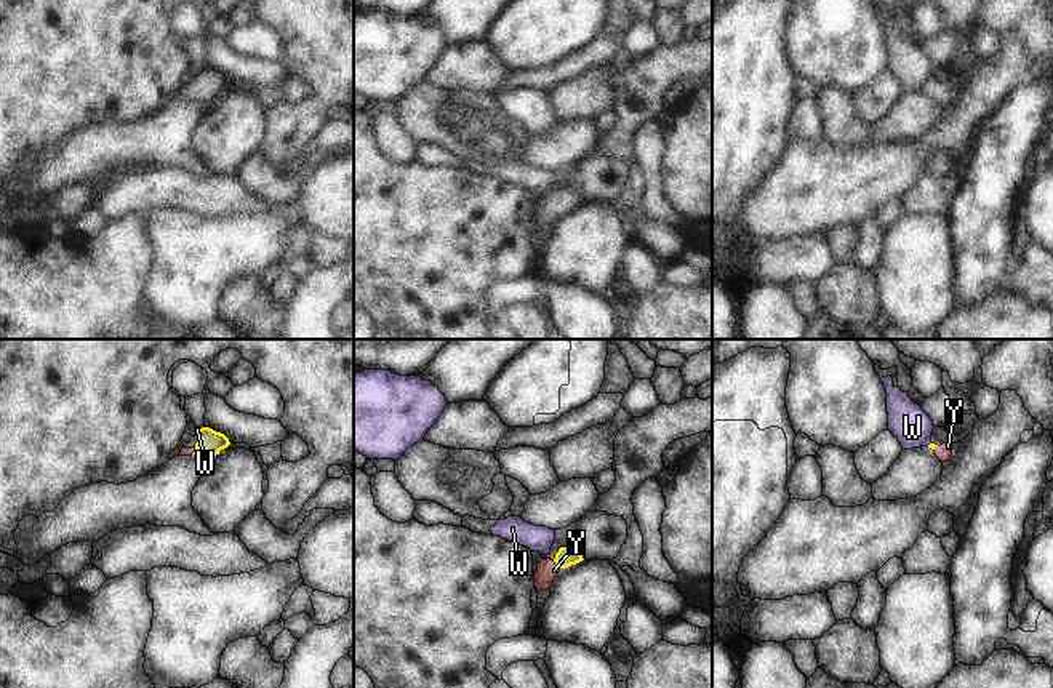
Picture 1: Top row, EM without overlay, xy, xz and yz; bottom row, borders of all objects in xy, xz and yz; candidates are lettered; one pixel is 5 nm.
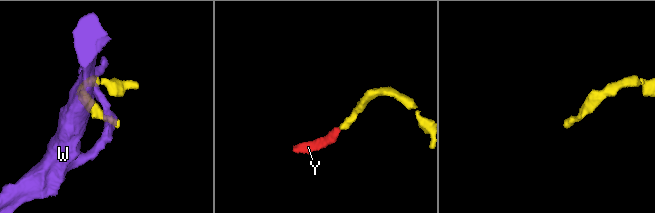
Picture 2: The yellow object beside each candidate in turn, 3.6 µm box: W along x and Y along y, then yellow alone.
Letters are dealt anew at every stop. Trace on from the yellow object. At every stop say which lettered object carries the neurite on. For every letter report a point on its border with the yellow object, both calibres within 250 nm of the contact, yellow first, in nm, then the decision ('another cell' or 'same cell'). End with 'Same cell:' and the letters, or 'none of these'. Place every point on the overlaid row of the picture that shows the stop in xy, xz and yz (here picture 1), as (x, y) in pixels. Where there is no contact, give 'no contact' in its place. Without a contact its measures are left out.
W: no contact | another cell
Y: xz (556, 564) | 100/100 nm | same cell
Same cell: Y

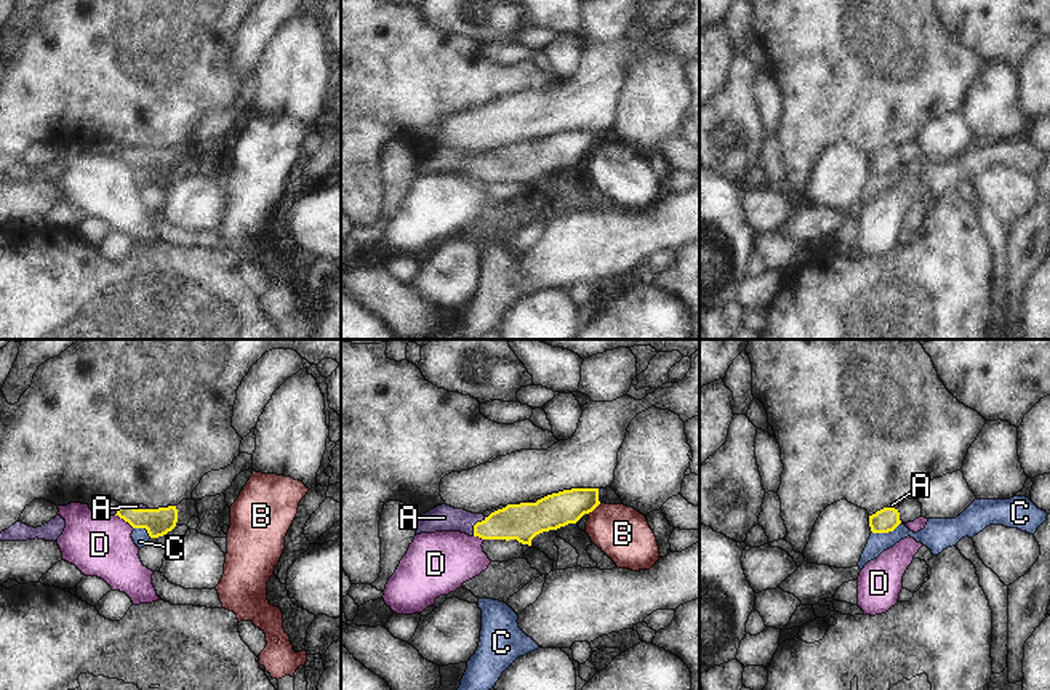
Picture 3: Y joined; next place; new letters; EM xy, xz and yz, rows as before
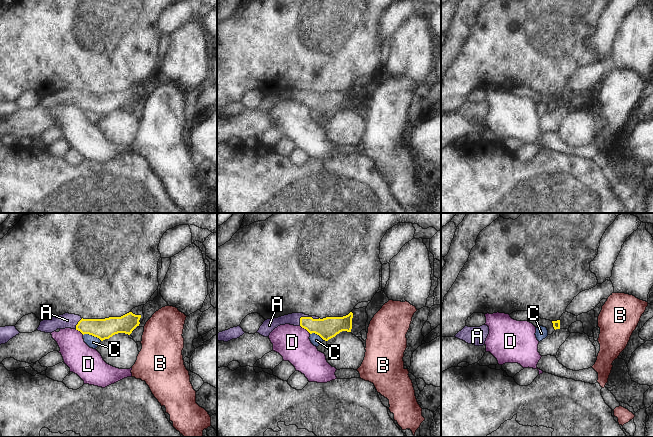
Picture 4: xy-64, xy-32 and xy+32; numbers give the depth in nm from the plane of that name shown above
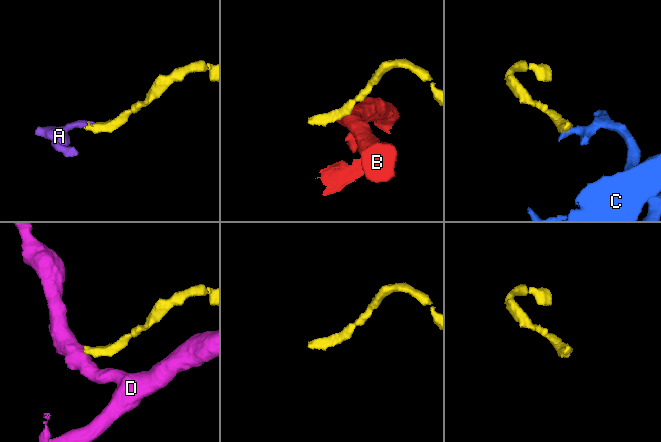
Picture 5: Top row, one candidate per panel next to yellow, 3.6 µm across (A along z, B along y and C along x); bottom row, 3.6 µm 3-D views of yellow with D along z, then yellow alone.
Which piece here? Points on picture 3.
A: xz (474, 525) | 190/130 nm | same cell
B: xz (594, 508) | 170/280 nm | another cell
C: yz (885, 532) | 120/140 nm | another cell
D: xy (125, 521) | 140/320 nm | another cell
Same cell: A

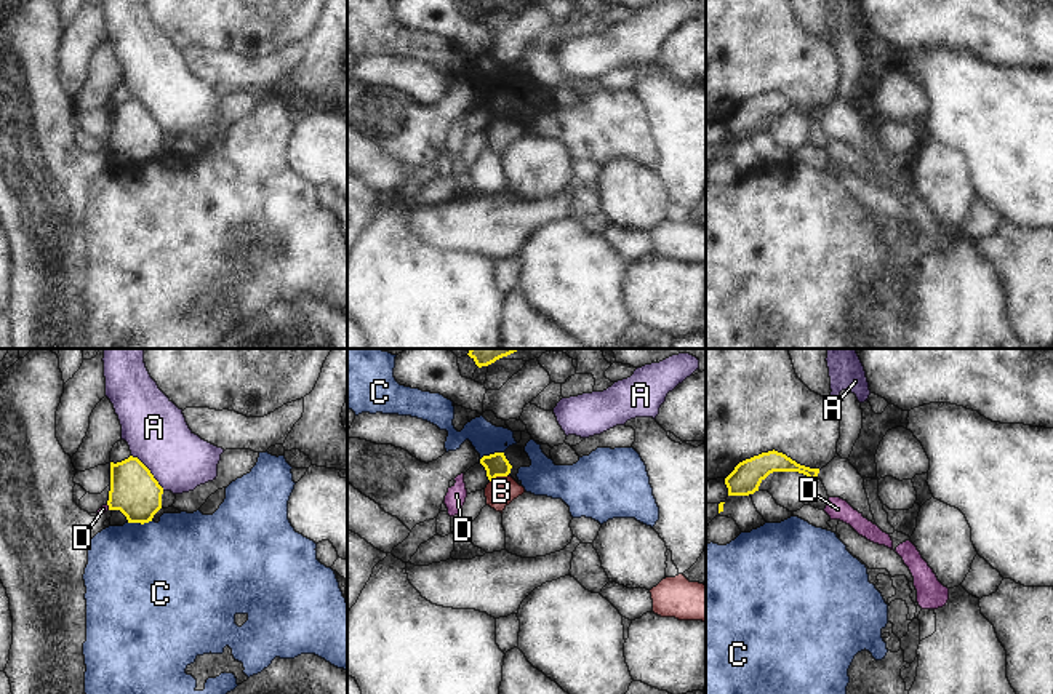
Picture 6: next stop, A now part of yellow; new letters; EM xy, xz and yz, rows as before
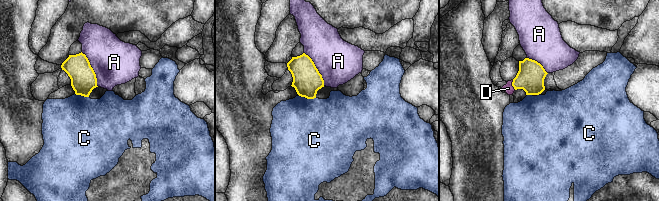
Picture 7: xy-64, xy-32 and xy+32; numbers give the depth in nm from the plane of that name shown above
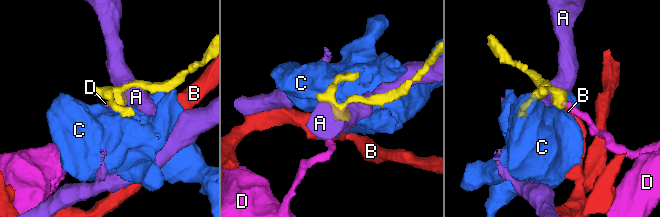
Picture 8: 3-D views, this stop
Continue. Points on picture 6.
A: xy (149, 472) | 240/320 nm | another cell
B: xz (498, 475) | 120/150 nm | another cell
C: xy (140, 522) | 240/480 nm | another cell
D: xy (109, 507) | 240/40 nm | same cell
Same cell: D

